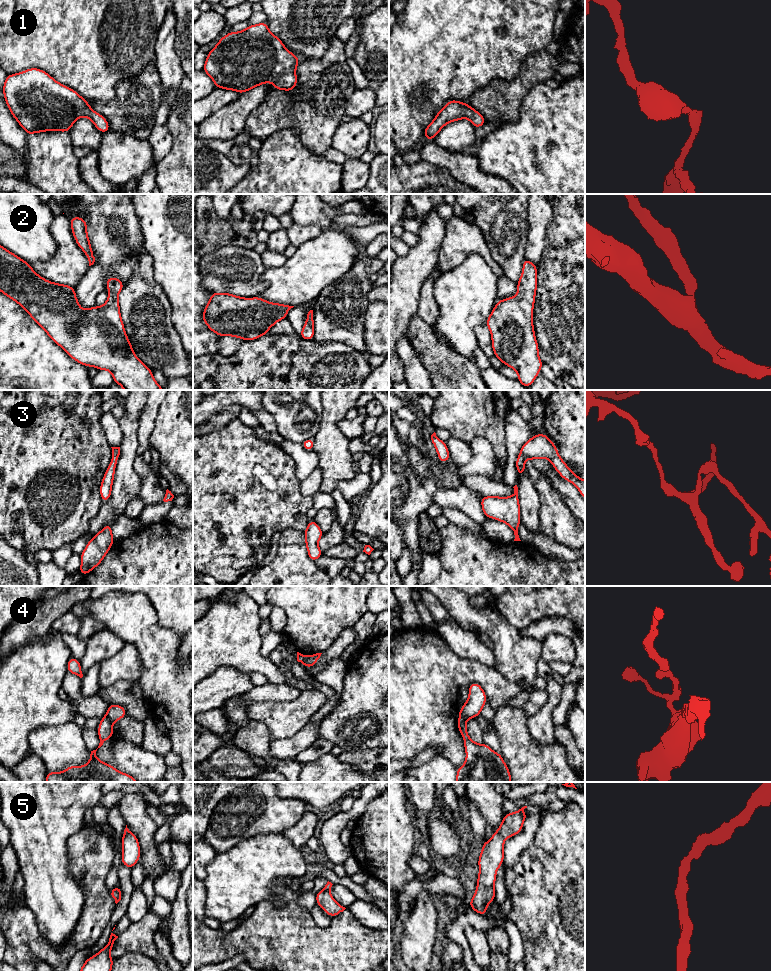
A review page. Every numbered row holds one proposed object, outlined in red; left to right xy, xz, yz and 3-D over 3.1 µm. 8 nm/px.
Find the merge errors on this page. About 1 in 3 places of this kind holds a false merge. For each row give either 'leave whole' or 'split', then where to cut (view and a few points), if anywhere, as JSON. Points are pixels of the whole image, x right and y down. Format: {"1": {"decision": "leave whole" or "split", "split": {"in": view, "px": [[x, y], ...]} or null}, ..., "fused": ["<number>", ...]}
{"1": {"decision": "leave whole", "split": null}, "2": {"decision": "leave whole", "split": null}, "3": {"decision": "leave whole", "split": null}, "4": {"decision": "split", "split": {"in": "xz", "px": [[307, 656], [303, 663]]}}, "5": {"decision": "leave whole", "split": null}, "fused": ["4"]}

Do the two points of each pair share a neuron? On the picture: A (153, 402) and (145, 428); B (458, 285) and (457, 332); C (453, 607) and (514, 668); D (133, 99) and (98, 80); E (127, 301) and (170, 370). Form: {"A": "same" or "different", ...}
{"A": "same", "B": "same", "C": "same", "D": "different", "E": "same"}

